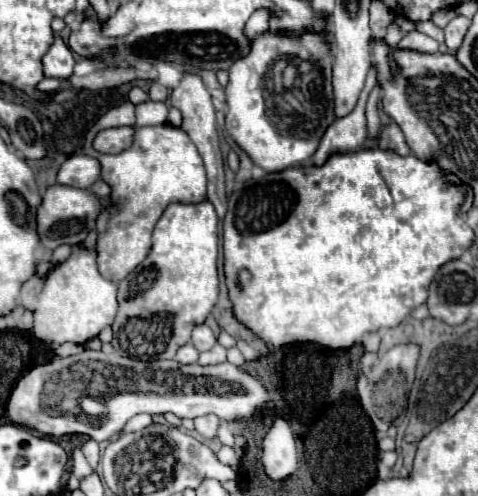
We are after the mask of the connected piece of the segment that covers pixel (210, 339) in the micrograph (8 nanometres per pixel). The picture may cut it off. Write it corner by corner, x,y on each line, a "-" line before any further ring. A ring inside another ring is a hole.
201,324
201,326
195,326
193,328
193,338
191,338
193,346
199,350
199,352
205,352
205,350
211,350
213,344
217,342
211,328
207,324

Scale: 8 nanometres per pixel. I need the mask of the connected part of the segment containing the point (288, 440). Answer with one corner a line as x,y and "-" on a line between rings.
275,414
273,424
263,436
263,468
271,480
285,480
297,470
295,438
289,422

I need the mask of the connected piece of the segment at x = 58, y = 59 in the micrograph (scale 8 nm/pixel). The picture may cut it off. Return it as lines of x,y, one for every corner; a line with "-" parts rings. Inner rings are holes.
55,38
49,52
43,56
43,74
47,78
67,80
73,74
73,64
75,60
69,46
61,38

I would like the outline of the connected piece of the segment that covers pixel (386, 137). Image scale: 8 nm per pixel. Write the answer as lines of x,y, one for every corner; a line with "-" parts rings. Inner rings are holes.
391,124
391,126
385,126
381,136
379,136
379,148
381,150
393,150
397,154
411,154
411,148
407,146
405,142
405,136
401,132
401,128
397,124

